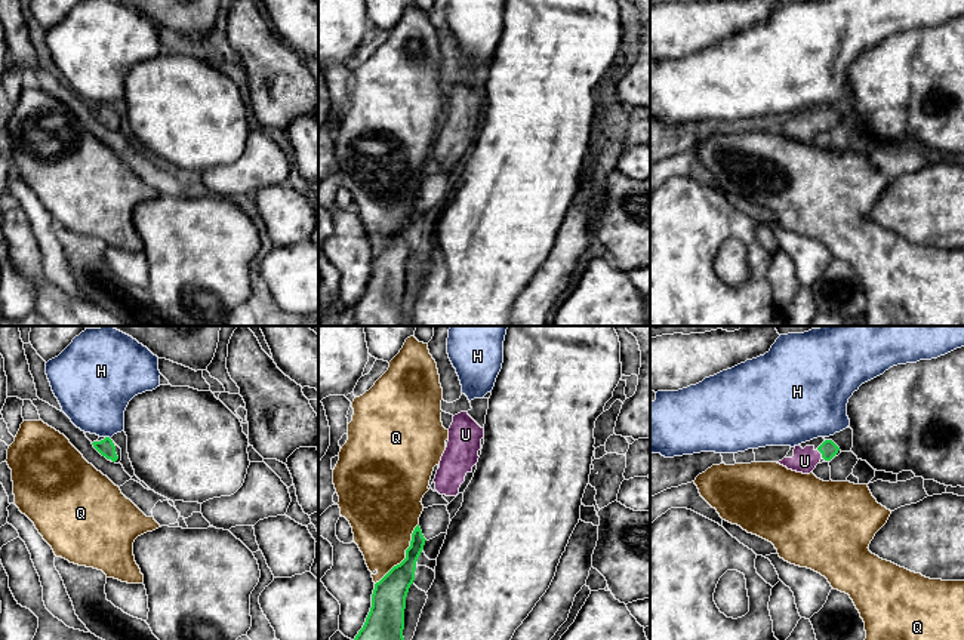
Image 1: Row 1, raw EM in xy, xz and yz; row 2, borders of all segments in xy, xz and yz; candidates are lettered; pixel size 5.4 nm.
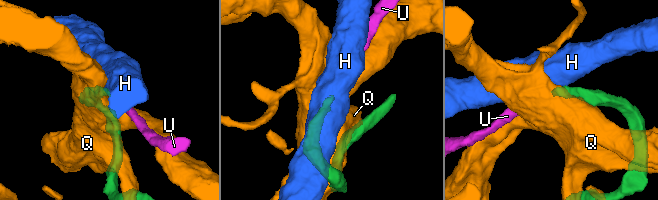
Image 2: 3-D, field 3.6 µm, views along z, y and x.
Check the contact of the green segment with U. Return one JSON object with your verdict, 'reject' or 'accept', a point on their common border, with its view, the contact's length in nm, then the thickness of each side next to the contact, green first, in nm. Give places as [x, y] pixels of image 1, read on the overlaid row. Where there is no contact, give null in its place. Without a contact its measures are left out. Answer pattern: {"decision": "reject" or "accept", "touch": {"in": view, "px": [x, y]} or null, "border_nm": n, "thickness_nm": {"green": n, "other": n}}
{"decision": "accept", "touch": {"in": "yz", "px": [821, 452]}, "border_nm": 50, "thickness_nm": {"green": 90, "other": 130}}

